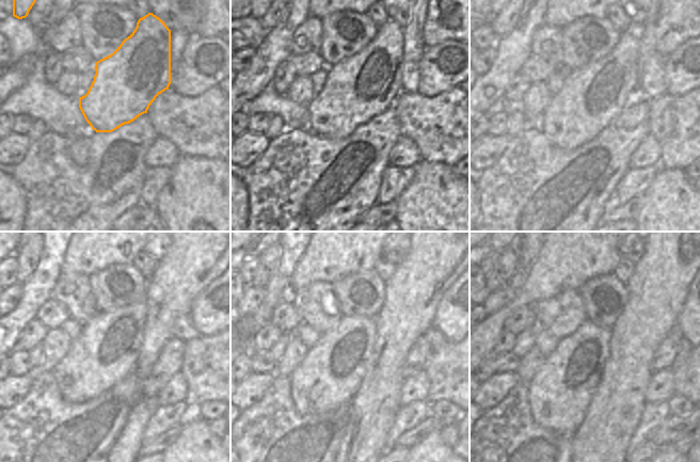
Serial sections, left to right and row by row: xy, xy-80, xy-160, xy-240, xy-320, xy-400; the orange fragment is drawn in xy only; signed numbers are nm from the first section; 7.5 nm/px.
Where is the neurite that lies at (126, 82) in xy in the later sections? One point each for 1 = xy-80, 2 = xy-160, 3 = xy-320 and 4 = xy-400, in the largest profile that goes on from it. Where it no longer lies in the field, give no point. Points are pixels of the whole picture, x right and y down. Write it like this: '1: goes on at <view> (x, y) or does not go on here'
1: goes on at xy-80 (365, 84)
2: goes on at xy-160 (593, 95)
3: goes on at xy-320 (329, 376)
4: goes on at xy-400 (558, 394)

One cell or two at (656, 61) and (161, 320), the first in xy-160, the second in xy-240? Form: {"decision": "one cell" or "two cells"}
{"decision": "two cells"}

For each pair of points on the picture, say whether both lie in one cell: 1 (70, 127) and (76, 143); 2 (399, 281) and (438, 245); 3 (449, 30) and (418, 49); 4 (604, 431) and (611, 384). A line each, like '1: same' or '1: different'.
1: different
2: same
3: different
4: same

